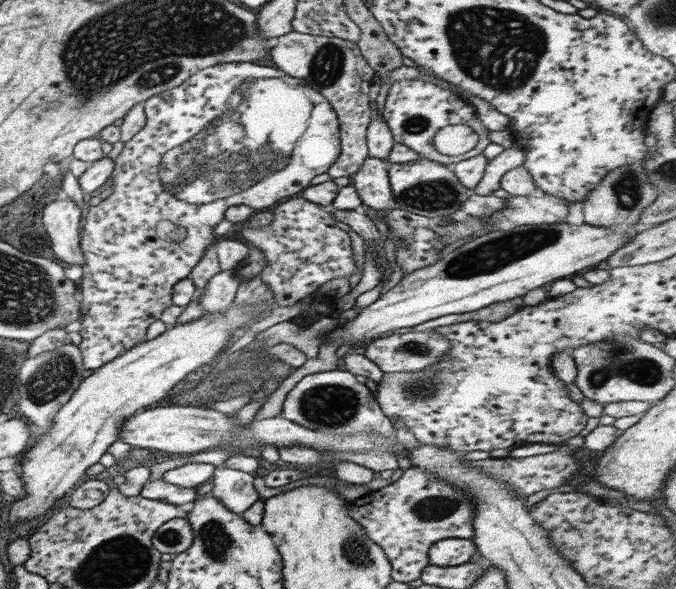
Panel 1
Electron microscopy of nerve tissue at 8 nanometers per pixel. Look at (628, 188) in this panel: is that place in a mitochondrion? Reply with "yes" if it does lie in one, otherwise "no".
yes

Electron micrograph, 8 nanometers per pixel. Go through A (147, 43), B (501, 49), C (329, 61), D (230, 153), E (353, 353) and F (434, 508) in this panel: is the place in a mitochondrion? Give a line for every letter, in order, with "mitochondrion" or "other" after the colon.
A: mitochondrion
B: mitochondrion
C: mitochondrion
D: mitochondrion
E: other
F: mitochondrion

